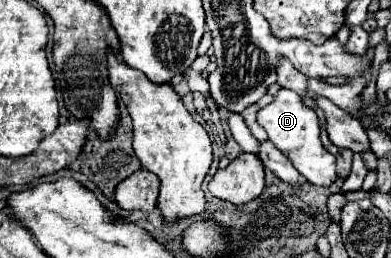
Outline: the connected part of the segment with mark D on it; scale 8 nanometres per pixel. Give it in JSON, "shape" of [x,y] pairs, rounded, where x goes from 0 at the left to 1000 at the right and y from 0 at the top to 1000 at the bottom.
{"shape":[[[714,345],[698,391],[662,422],[657,477],[683,508],[688,547],[754,640],[754,655],[801,717],[836,725],[857,702],[857,601],[847,601],[816,531],[816,461],[795,415],[780,415],[770,376],[739,345]]]}

